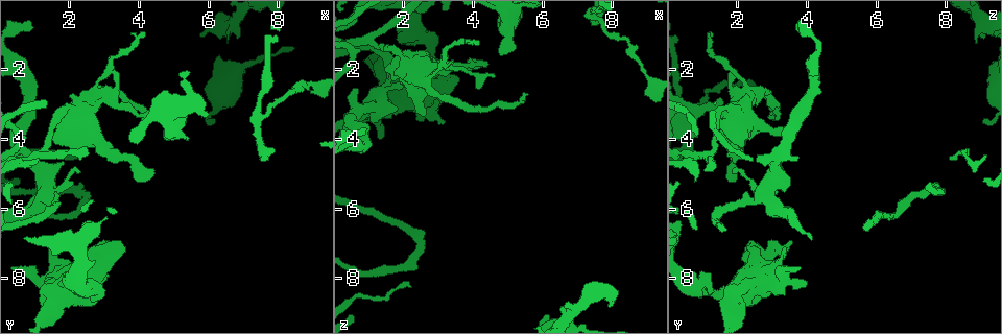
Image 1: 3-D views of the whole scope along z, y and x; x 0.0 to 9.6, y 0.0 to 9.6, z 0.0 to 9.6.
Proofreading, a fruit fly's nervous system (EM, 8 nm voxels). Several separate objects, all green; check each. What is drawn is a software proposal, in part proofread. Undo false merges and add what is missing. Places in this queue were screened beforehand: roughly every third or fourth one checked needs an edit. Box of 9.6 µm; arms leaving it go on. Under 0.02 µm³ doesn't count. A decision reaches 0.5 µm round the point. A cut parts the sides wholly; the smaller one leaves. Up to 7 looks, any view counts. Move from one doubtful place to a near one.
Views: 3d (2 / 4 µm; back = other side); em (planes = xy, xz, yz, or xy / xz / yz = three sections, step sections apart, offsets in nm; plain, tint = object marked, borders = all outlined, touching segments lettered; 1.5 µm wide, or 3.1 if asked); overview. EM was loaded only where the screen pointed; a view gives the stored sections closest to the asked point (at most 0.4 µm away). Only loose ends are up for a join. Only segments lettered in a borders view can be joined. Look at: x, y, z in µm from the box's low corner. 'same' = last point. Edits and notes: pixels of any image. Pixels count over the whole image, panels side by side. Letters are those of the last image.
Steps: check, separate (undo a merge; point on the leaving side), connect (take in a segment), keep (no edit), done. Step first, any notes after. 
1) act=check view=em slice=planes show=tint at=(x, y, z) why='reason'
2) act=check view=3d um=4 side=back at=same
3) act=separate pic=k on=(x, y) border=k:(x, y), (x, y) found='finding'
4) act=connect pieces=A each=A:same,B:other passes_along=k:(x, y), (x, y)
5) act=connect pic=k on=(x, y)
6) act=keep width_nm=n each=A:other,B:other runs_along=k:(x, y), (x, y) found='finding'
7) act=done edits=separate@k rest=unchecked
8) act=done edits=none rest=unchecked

act=check view=3d um=4 at=(0.95, 0.85, 3.70) why='thin end'

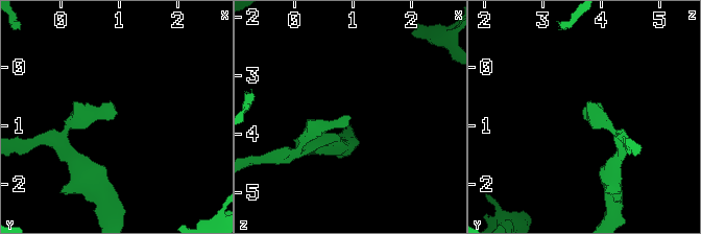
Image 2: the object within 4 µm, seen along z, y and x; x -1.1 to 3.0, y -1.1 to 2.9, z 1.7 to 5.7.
act=check view=em slice=planes show=tint at=(0.95, 0.80, 3.65)

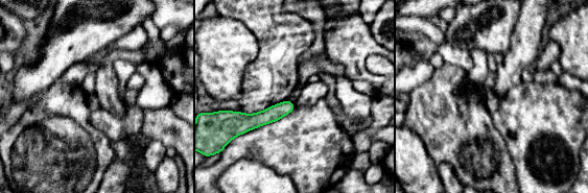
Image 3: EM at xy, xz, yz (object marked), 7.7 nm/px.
act=check view=em slice=planes show=borders at=same why='what lies round it'

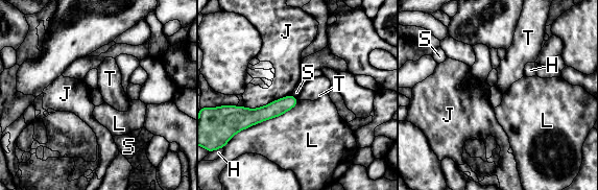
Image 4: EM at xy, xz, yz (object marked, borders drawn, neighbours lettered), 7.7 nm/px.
act=keep each=H:other,J:other,L:other,S:other,T:other found='no lettered segment goes on from it'

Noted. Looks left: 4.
act=check view=em slice=xz step=4 show=tint at=(2.55, 3.65, 3.30) why='branch stops here'

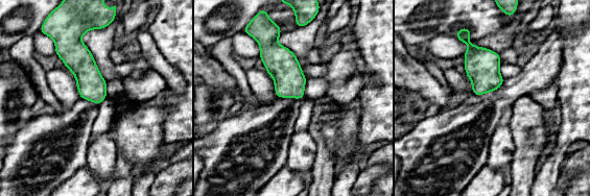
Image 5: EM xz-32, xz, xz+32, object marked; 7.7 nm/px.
act=check view=em slice=planes show=borders at=same

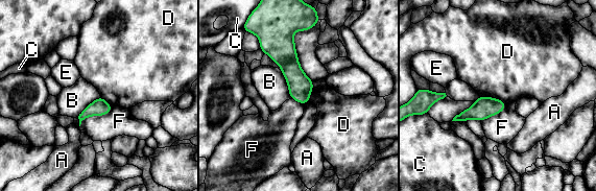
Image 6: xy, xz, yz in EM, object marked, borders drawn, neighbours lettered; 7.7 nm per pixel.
act=keep each=A:other,B:other,C:other,D:other,E:other,F:other border=6:(280, 70), (291, 98) found='no lettered segment goes on from it'

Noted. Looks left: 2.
act=check view=em slice=xz step=8 show=borders at=(0.55, 4.65, 2.50) why='branch stops here'

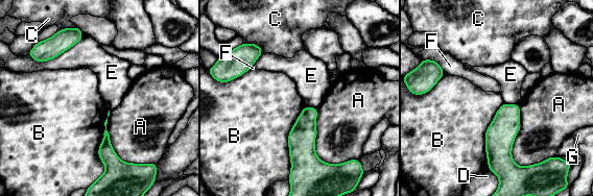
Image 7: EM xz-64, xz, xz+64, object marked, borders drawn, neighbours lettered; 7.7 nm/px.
act=check view=em slice=planes show=borders at=same

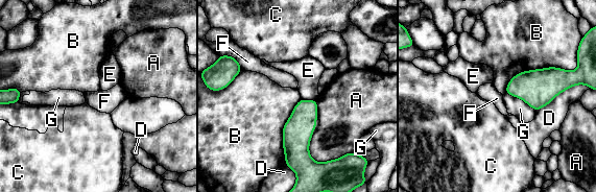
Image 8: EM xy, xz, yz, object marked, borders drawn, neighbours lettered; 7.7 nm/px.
act=keep each=A:other,B:other,C:other,D:other,E:other,F:other,G:other border=8:(235, 58), (242, 69) found='none of them fits'

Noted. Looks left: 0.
act=done edits=none rest=unchecked

